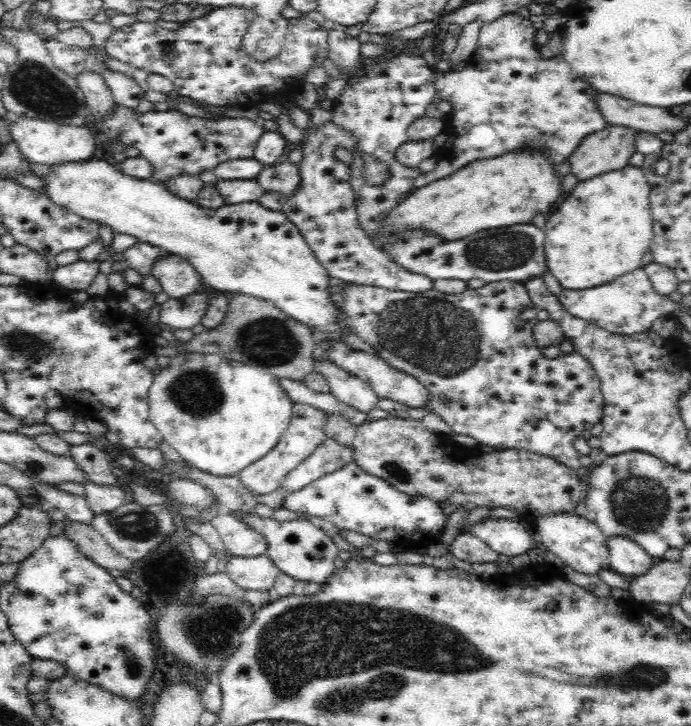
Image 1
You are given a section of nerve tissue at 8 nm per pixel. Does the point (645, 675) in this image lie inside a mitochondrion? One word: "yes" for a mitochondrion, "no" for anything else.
yes

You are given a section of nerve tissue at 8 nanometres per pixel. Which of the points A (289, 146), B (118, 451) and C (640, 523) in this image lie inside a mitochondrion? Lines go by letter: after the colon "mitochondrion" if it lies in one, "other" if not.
A: other
B: other
C: mitochondrion

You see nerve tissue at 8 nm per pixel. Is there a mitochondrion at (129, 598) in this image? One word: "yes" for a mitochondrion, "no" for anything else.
no

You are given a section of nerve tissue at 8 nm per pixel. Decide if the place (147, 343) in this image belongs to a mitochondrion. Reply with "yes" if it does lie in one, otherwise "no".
no

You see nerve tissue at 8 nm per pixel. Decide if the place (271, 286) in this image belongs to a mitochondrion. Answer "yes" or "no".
no

